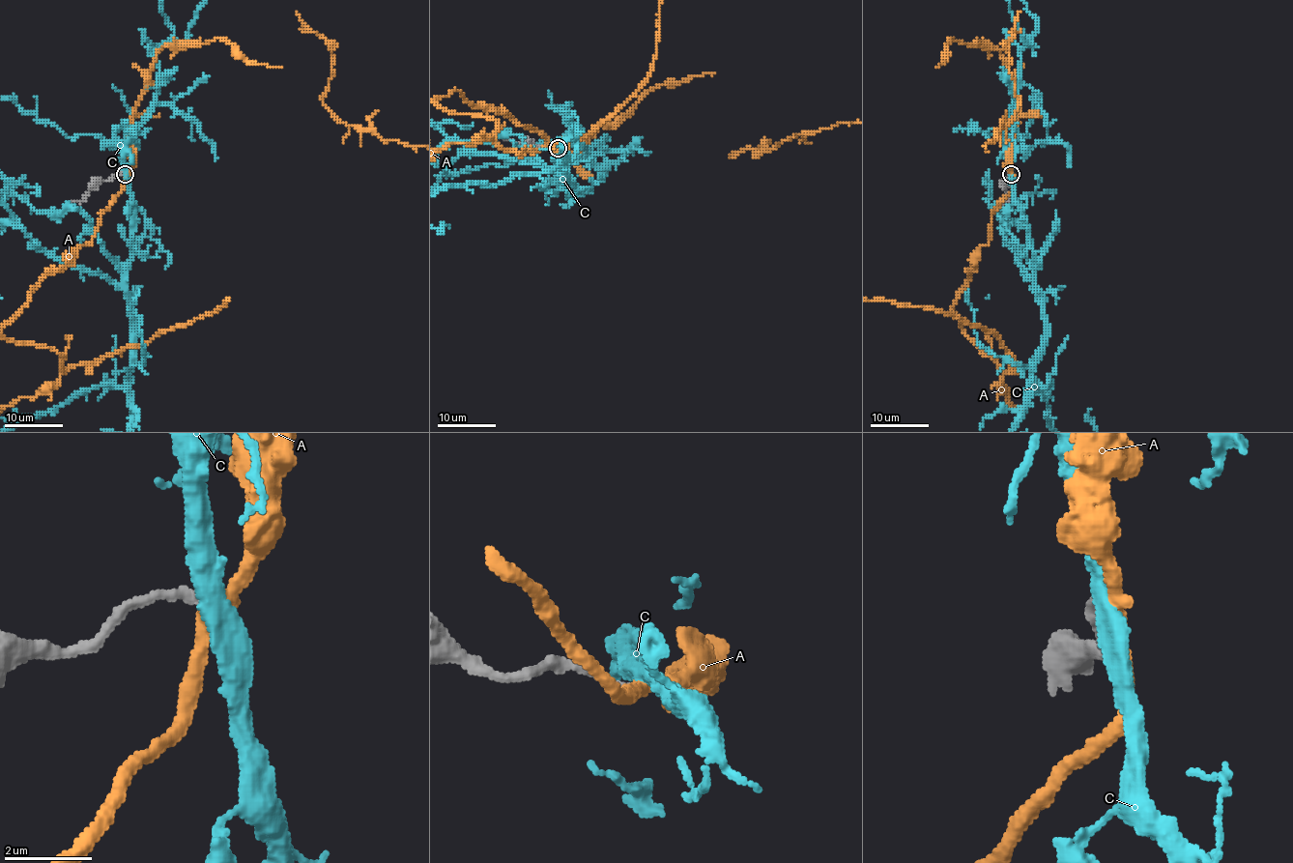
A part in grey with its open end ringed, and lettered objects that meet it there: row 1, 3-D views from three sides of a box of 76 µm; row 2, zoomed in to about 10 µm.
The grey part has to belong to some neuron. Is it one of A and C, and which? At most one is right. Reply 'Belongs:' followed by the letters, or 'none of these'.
Belongs: A

